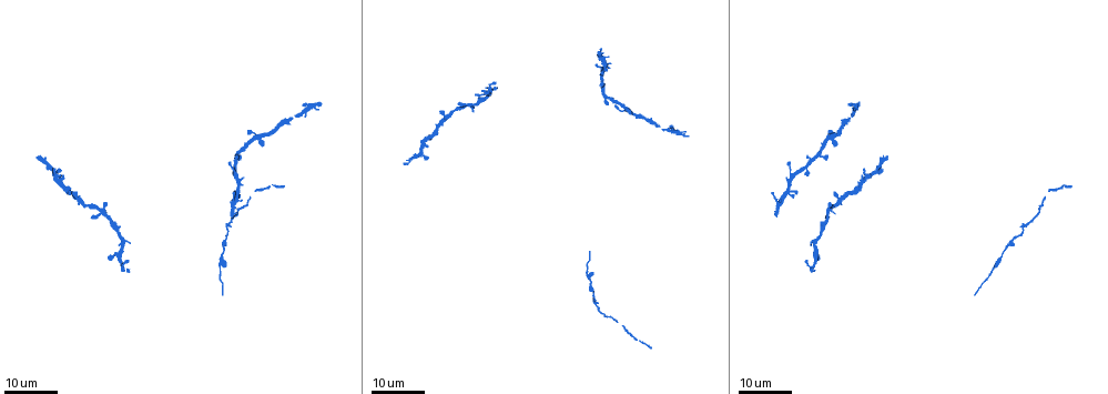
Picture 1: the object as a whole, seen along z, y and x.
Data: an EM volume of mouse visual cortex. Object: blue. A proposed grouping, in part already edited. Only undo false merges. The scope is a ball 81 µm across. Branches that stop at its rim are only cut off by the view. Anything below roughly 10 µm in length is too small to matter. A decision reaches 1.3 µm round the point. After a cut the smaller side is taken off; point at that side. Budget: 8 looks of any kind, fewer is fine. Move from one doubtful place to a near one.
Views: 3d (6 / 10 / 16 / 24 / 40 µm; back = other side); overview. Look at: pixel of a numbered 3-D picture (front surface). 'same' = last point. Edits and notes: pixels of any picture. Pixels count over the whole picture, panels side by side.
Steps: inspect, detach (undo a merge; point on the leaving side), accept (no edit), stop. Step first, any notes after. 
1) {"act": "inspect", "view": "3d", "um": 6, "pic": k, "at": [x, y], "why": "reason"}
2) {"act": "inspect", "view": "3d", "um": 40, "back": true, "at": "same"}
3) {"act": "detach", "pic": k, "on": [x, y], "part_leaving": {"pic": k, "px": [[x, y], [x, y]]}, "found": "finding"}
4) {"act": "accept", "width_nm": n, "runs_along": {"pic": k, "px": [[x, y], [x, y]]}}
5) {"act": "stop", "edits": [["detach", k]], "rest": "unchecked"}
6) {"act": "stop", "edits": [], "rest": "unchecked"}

{"act": "inspect", "view": "3d", "um": 24, "pic": 1, "at": [123, 242], "why": "four arms meet"}

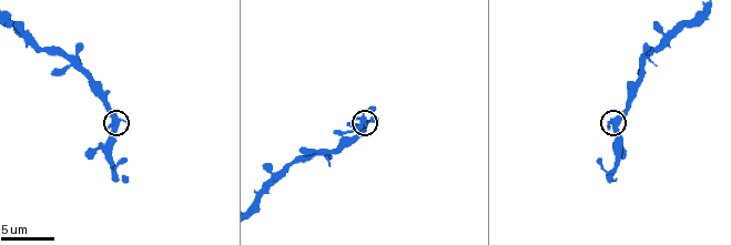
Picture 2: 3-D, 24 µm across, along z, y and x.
{"act": "inspect", "view": "3d", "um": 10, "pic": 2, "at": [618, 123], "why": "closer look"}

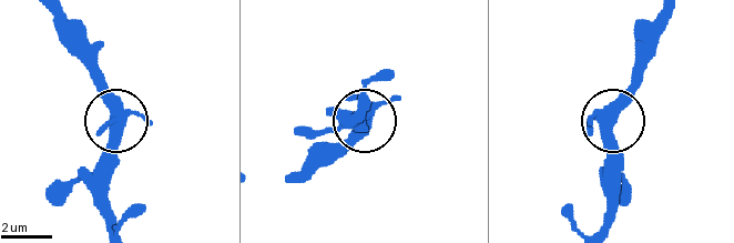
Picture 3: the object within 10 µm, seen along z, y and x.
{"act": "accept", "width_nm": 420, "found": "all the same neuron"}

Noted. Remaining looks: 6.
{"act": "inspect", "view": "3d", "um": 16, "pic": 1, "at": [589, 272]}

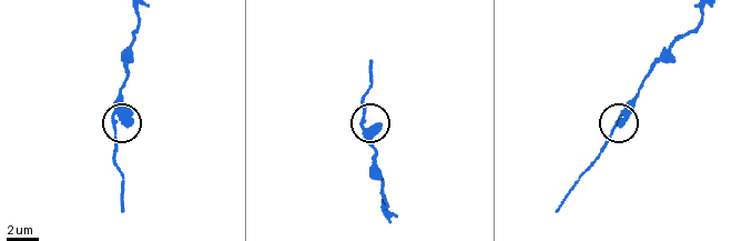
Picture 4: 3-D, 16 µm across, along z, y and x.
{"act": "inspect", "view": "3d", "um": 10, "pic": 4, "at": [362, 122]}

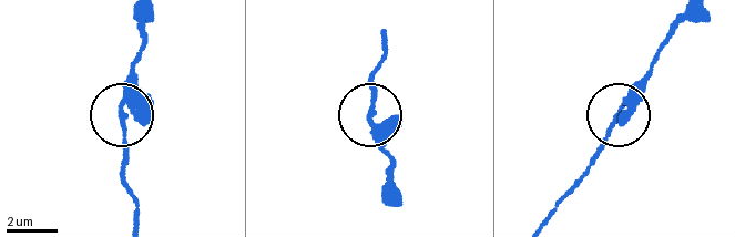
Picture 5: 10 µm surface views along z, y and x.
{"act": "accept", "found": "one neuron here"}

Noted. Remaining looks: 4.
{"act": "inspect", "view": "3d", "um": 24, "pic": 1, "at": [1012, 239], "why": "calibre changes"}

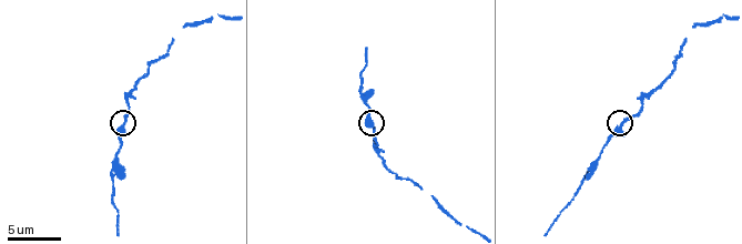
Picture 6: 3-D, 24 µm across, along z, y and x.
{"act": "inspect", "view": "3d", "um": 10, "pic": 6, "at": [622, 122]}

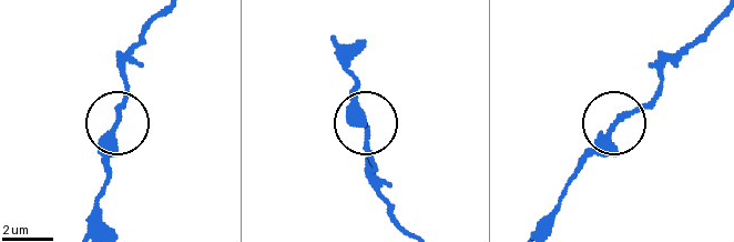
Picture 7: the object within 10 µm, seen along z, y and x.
{"act": "inspect", "view": "3d", "um": 10, "back": true, "pic": 7, "at": [118, 121]}

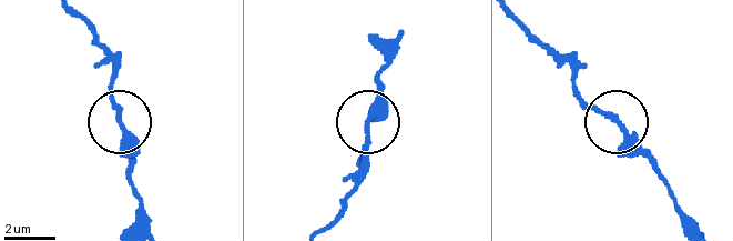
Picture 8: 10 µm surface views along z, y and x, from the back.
{"act": "accept", "found": "one neuron here"}

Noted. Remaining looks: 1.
{"act": "stop", "edits": [], "rest": "unchecked"}

